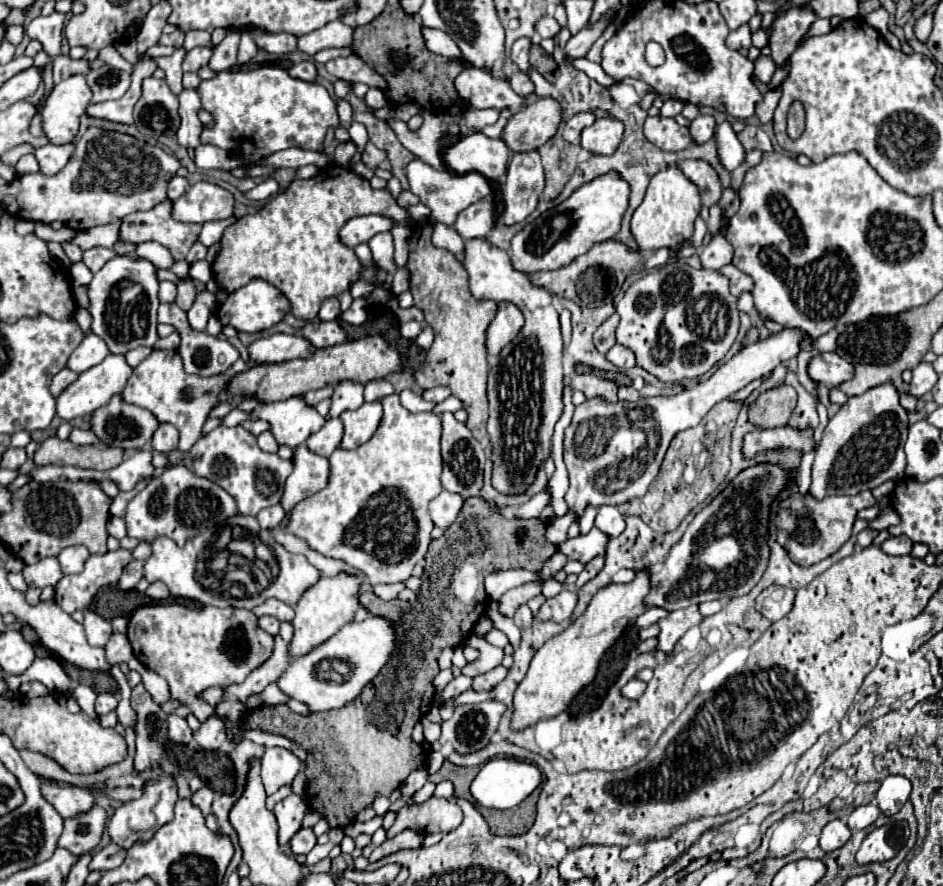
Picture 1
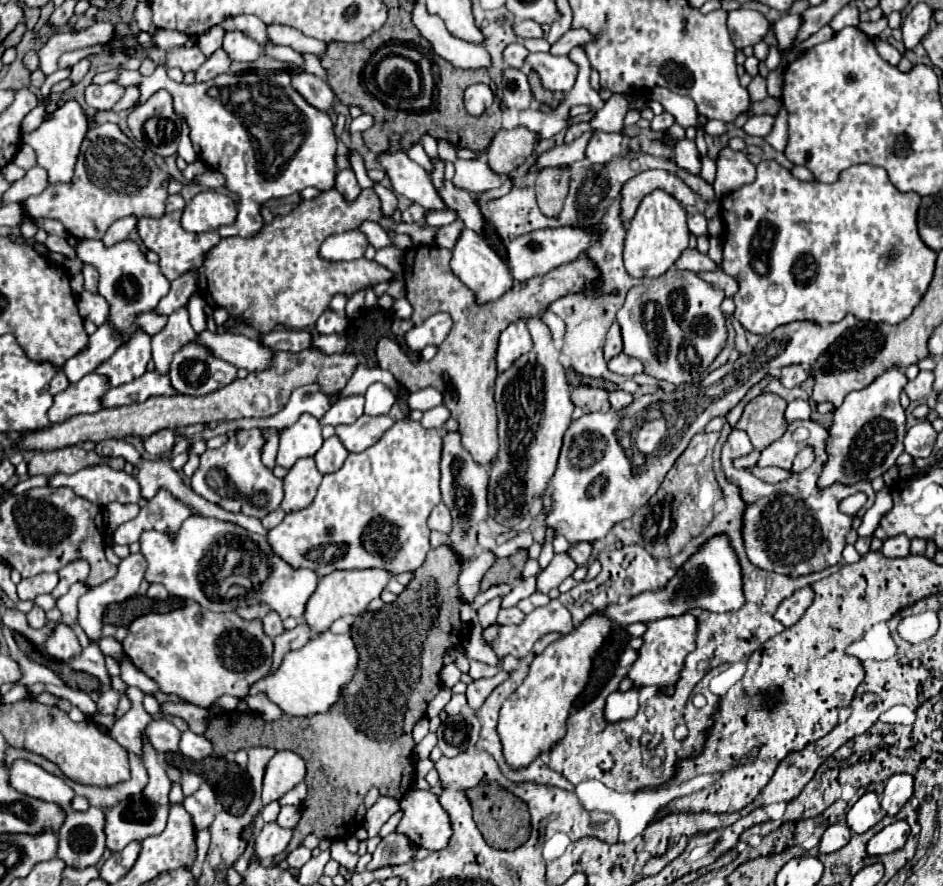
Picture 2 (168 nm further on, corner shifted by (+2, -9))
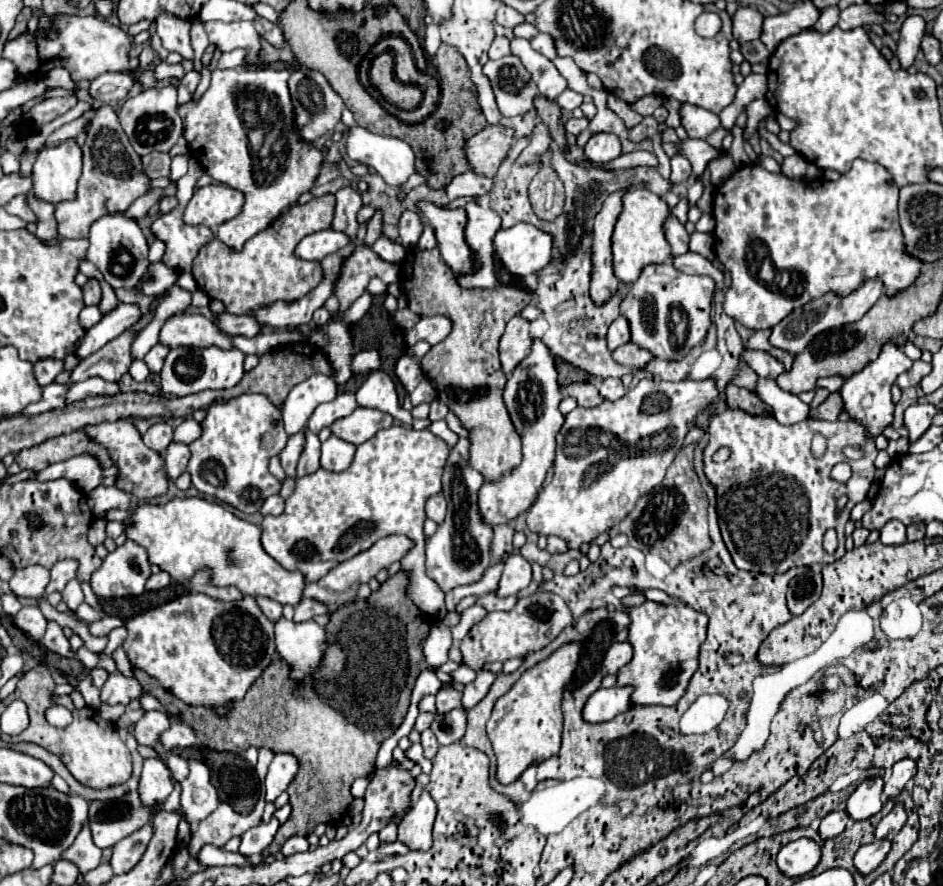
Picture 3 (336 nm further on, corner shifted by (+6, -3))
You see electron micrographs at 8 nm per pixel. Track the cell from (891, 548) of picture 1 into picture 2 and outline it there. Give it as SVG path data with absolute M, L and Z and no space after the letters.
M896 535L896 537L886 539L882 553L886 557L906 557L906 555L910 555L910 539L904 535Z

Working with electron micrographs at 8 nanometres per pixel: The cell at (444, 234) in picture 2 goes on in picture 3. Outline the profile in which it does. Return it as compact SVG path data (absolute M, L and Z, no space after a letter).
M424 227L424 233L416 245L416 249L434 249L438 243L436 243L436 233L432 231L432 227Z

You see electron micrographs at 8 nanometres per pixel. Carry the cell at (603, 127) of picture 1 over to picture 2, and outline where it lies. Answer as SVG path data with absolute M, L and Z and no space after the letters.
M594 133L588 147L586 147L586 159L590 163L610 163L614 157L622 155L622 135L618 133Z

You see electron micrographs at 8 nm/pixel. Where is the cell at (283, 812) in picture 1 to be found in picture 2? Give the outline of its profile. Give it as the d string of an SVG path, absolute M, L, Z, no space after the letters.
M266 823L254 839L254 857L262 863L270 863L278 853L286 849L290 837L290 829L284 829L278 823Z

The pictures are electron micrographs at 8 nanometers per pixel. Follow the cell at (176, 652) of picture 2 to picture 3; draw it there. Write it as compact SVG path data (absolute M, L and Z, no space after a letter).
M192 591L164 605L148 609L130 621L126 621L128 637L124 641L124 651L132 667L146 671L150 677L158 679L160 685L172 691L178 699L188 705L214 705L220 707L226 701L242 699L250 685L262 675L262 671L274 659L274 625L264 617L256 599L246 595L242 601L224 603L216 601L204 593Z

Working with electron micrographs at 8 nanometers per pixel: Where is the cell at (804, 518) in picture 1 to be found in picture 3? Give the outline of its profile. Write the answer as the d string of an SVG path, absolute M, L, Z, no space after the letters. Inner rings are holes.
M726 409L720 415L714 415L710 421L710 443L704 449L704 473L708 481L716 487L718 493L718 513L720 513L720 529L728 551L738 569L744 571L760 571L760 573L786 573L792 567L810 567L810 565L828 565L834 563L844 555L844 525L850 519L850 511L856 503L864 501L868 489L874 479L874 459L878 449L874 447L872 439L866 437L864 427L854 421L818 421L818 419L804 419L794 425L780 425L774 417L752 417L744 411ZM814 433L824 433L828 439L828 449L822 459L814 459L810 453L810 439ZM720 447L730 447L732 455L724 463L714 463L712 455ZM844 447L856 447L862 451L862 457L852 461L844 457ZM836 463L848 463L852 467L852 477L846 483L838 483L830 477L830 471ZM846 495L848 503L840 517L834 515L838 497ZM828 529L836 529L838 533L838 549L834 555L828 555L822 549L822 537Z

